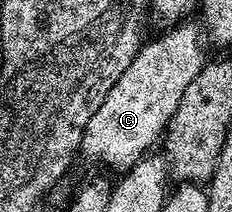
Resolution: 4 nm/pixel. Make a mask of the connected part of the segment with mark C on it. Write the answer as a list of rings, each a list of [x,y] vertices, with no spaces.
[[[187,19],[178,25],[172,25],[160,37],[151,42],[140,44],[137,55],[121,79],[109,87],[105,103],[89,119],[83,129],[83,138],[79,144],[79,153],[99,165],[108,165],[111,169],[126,171],[135,166],[141,158],[148,156],[151,144],[158,142],[167,132],[167,124],[185,95],[185,87],[202,71],[204,42],[201,29],[194,20]]]

